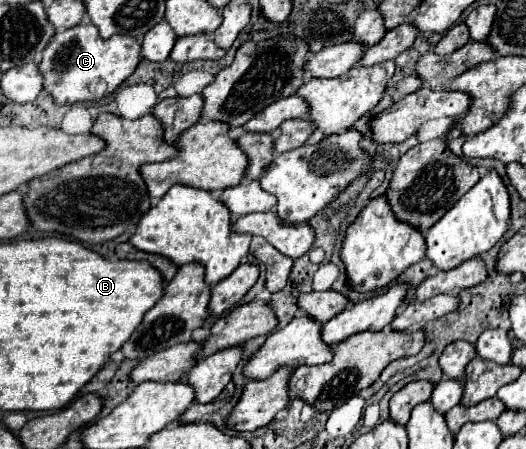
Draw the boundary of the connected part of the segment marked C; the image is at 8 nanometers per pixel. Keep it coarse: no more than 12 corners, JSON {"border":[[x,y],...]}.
{"border":[[82,22],[44,50],[56,104],[98,102],[138,66],[140,44]]}

